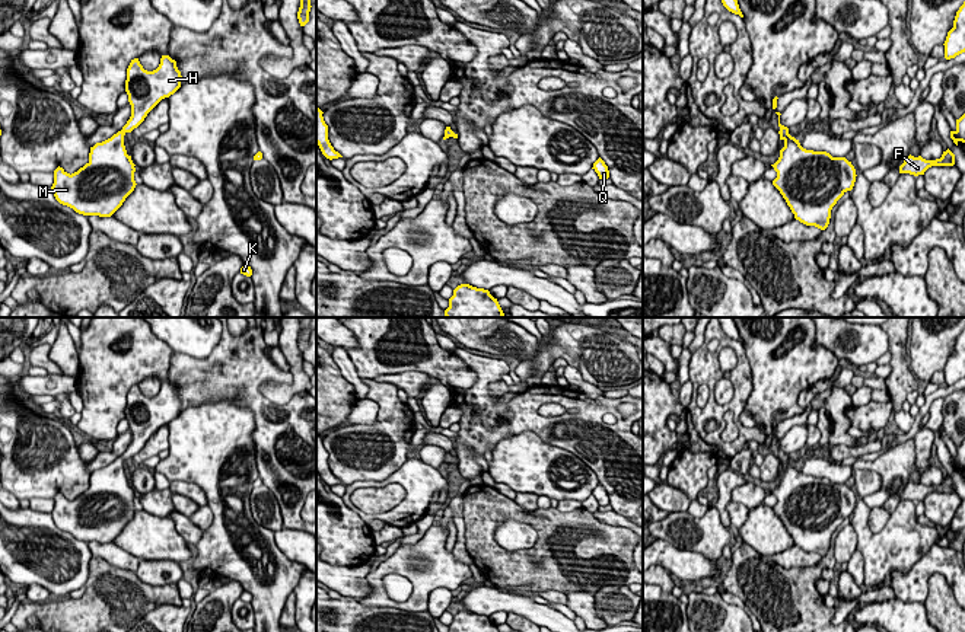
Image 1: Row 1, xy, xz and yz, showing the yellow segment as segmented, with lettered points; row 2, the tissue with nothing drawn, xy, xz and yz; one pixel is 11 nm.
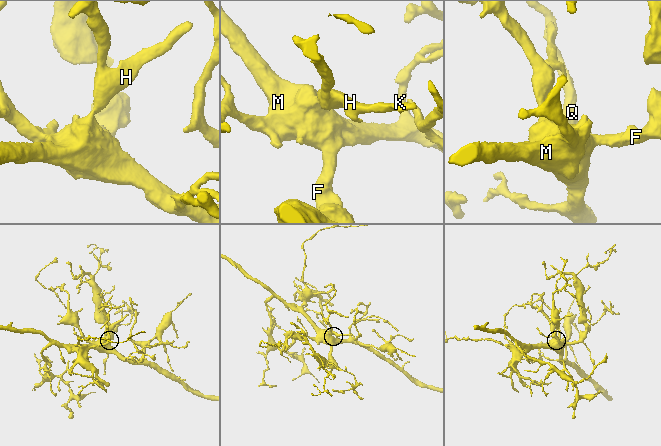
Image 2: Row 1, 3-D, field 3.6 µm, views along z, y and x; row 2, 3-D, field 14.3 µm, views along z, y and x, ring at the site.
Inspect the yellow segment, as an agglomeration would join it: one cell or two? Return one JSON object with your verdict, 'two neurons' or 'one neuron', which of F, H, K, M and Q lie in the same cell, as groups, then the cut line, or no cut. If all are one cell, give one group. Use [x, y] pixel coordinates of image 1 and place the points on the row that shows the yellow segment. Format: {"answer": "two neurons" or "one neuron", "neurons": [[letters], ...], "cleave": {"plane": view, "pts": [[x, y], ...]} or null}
{"answer": "one neuron", "neurons": [["F", "H", "K", "M", "Q"]], "cleave": null}

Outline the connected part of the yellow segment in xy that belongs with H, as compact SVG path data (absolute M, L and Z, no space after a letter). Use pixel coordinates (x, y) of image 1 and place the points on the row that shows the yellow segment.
M162 55L156 70L147 71L138 58L127 68L125 92L131 116L121 131L90 147L89 162L74 173L54 170L51 186L55 200L83 216L111 217L134 191L136 165L127 154L124 135L137 128L147 114L181 87L176 61Z

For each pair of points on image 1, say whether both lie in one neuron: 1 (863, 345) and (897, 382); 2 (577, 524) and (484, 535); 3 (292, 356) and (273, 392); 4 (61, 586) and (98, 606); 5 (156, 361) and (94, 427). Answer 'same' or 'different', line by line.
1: different
2: same
3: same
4: different
5: same

